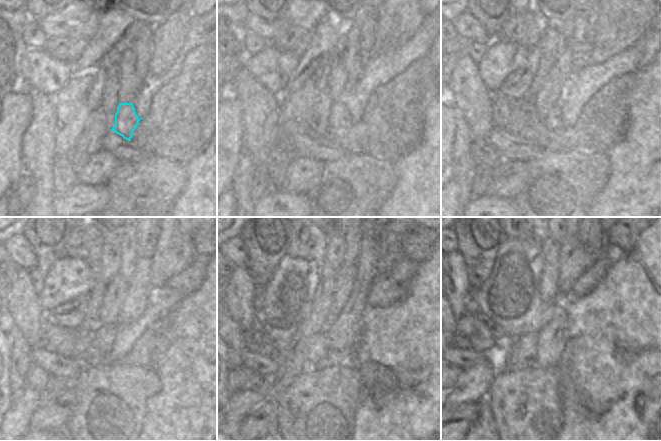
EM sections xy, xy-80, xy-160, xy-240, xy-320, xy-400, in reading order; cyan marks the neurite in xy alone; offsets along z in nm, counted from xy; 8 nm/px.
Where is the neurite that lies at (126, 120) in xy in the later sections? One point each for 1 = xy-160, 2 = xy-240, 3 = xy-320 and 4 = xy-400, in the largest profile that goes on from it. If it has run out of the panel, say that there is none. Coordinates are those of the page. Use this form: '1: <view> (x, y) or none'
1: xy-160 (552, 118)
2: xy-240 (102, 339)
3: xy-320 (316, 344)
4: xy-400 (523, 350)

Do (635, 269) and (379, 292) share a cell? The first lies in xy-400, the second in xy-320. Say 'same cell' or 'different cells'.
different cells

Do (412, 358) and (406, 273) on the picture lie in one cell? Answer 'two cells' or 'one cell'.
two cells

